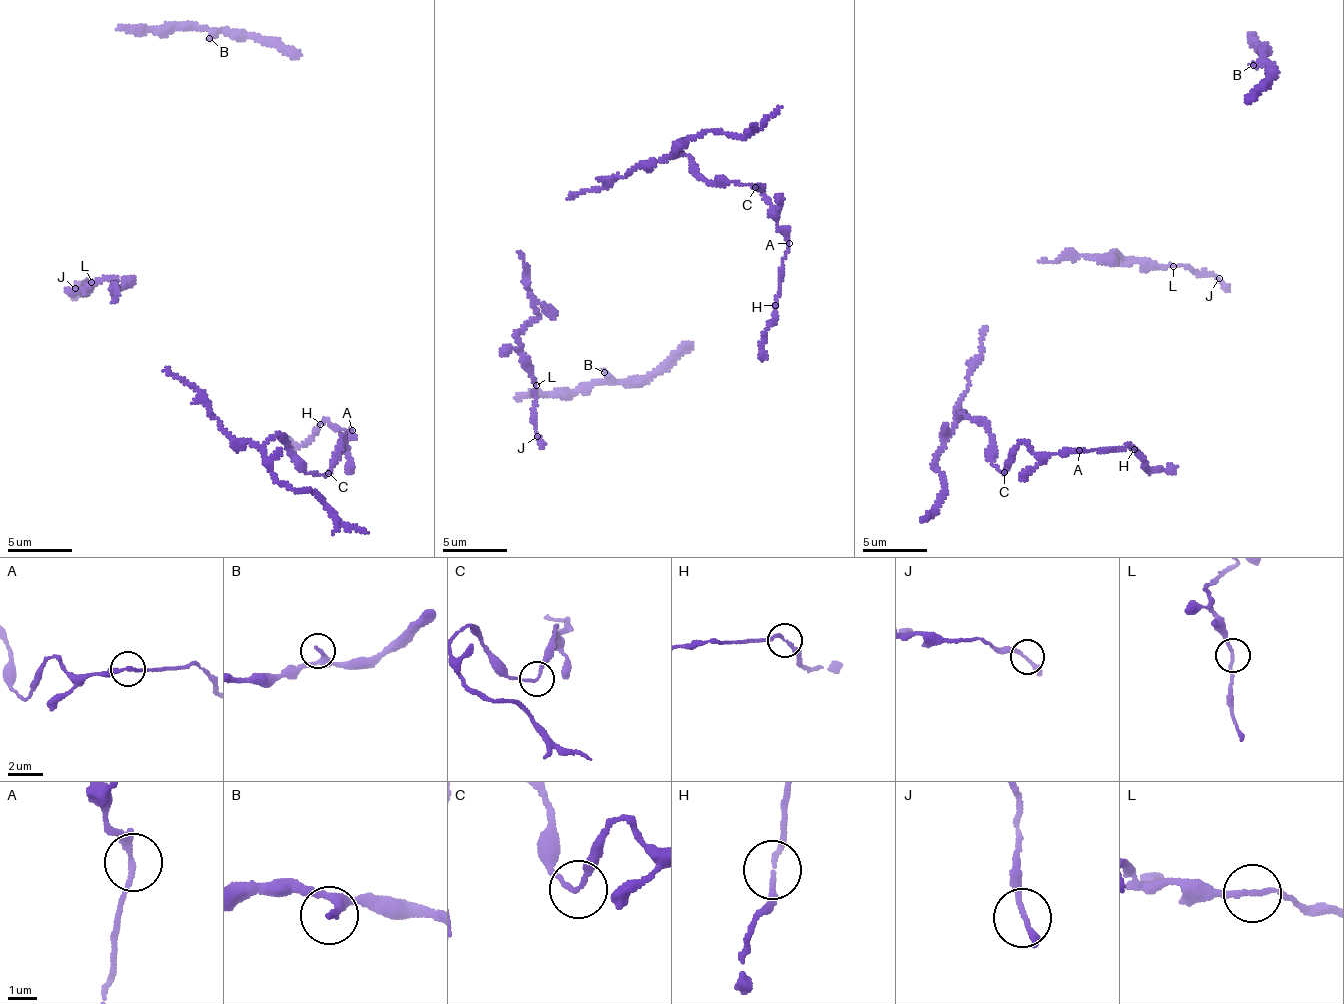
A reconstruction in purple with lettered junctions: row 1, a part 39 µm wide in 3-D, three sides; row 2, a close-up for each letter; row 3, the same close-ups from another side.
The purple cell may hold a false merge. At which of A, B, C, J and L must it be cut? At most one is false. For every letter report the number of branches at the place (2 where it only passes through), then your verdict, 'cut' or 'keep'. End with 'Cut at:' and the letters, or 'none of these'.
A: 2 branches meet; keep
B: 2 branches meet; keep
C: 2 branches meet; keep
J: 2 branches meet; keep
L: 2 branches meet; keep
Cut at: none of these

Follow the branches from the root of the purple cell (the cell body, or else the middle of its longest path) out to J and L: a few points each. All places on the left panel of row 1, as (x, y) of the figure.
J: (115, 300), (115, 280), (100, 279), (87, 290), (86, 279), (75, 288)
L: (115, 300), (117, 290), (111, 285), (115, 280), (100, 279), (87, 290), (83, 284), (91, 282)

